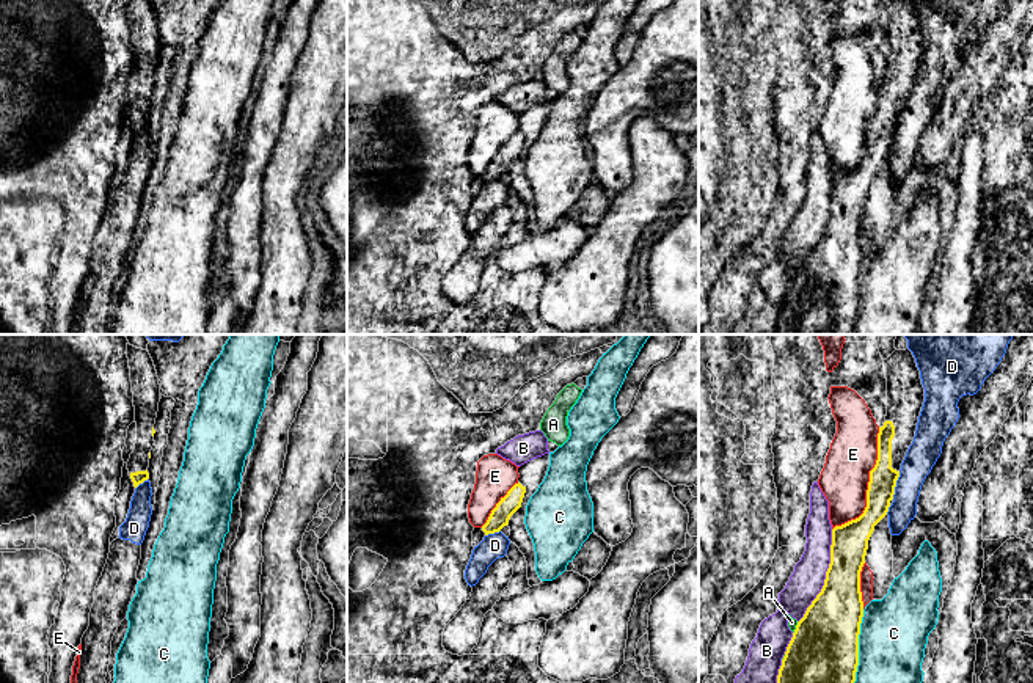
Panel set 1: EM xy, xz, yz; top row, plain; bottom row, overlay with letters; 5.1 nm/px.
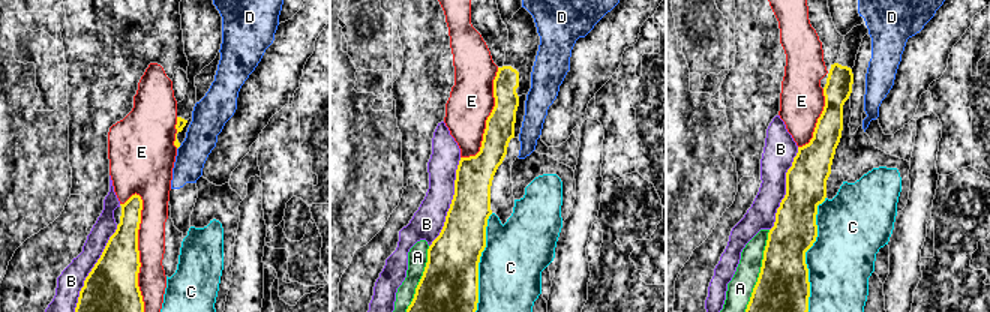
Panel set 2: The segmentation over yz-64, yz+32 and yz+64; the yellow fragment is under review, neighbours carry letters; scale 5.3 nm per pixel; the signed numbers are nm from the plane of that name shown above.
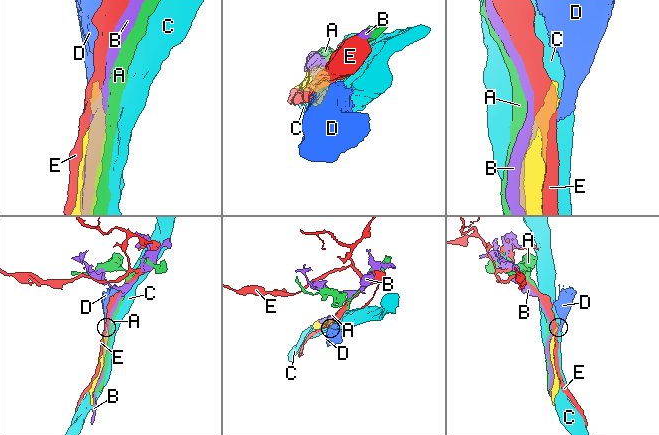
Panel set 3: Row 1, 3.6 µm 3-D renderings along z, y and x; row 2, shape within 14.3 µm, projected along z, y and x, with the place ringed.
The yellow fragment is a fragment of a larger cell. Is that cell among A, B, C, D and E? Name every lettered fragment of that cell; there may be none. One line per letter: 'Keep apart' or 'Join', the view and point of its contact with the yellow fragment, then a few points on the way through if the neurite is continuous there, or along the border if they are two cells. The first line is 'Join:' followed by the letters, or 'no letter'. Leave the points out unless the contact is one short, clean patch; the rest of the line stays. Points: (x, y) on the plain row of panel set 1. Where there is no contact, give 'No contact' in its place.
Join: no letter
A: Keep apart. Touches yellow at yz (796, 277)
B: Keep apart. Touches yellow at yz (826, 225)
C: Keep apart. Touches yellow at yz (857, 295)
D: Keep apart. Touches yellow at yz (895, 134). Boundary: yz (900, 120), (892, 146)
E: Keep apart. Touches yellow at yz (868, 134)

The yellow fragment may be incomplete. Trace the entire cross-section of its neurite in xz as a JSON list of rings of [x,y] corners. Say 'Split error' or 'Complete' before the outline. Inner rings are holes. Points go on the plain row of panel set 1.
Complete. [[[515,132],[504,146],[491,159],[487,171],[482,174],[485,184],[499,181],[509,173],[510,165],[521,155],[526,135]]]

